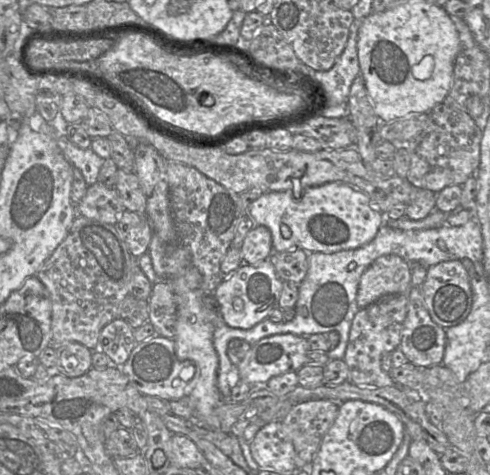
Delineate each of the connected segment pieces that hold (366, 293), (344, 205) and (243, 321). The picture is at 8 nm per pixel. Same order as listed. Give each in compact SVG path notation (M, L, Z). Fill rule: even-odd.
M397 255L377 258L362 274L357 293L359 308L394 294L406 294L411 287L411 264Z
M341 182L309 187L300 198L290 191L265 192L251 203L249 216L255 225L269 229L275 252L296 248L325 254L355 250L371 242L385 222L383 213L365 194Z
M266 259L257 265L242 264L230 276L223 279L214 292L213 300L226 325L238 329L250 329L264 319L278 305L283 282L278 278L272 262Z

